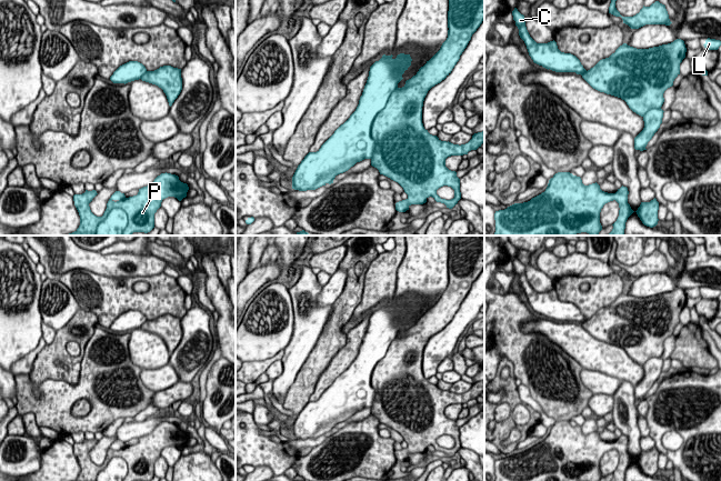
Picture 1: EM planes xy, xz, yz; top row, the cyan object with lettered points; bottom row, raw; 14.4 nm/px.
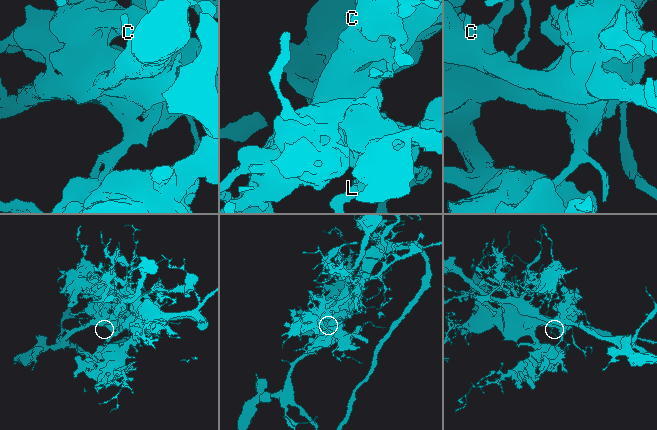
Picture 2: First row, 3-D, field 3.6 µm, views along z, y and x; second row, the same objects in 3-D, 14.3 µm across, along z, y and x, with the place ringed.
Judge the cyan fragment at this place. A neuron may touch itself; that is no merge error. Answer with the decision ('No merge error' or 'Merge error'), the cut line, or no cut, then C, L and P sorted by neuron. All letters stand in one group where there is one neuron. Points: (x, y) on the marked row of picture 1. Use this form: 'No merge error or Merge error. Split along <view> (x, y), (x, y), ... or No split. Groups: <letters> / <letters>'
Merge error. Split along xz (397, 86), (373, 120), (371, 137), (374, 150), (371, 159). Groups: C / L P

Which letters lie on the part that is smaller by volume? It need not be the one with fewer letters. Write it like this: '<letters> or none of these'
C

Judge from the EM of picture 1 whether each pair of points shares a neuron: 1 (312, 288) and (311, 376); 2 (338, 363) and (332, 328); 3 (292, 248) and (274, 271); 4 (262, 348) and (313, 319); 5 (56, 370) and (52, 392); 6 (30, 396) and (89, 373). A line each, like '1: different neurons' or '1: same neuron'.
1: different neurons
2: different neurons
3: different neurons
4: different neurons
5: different neurons
6: same neuron

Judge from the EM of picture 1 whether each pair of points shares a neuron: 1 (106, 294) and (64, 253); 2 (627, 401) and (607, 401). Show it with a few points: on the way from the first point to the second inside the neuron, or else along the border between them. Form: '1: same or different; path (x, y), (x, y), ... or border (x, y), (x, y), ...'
1: different; border (104, 274), (70, 269), (58, 279)
2: different; border (611, 396), (613, 399), (612, 411)

